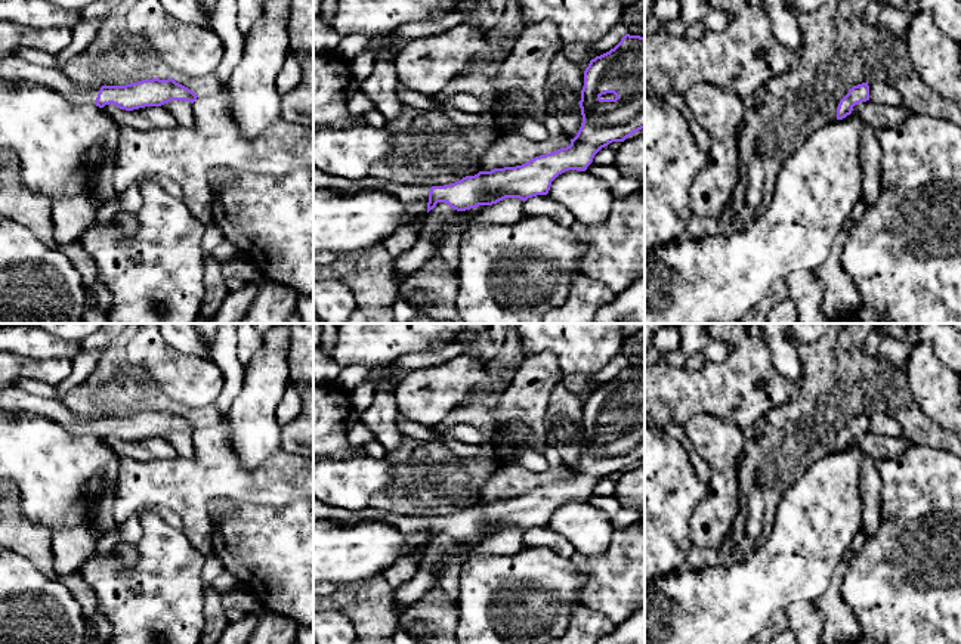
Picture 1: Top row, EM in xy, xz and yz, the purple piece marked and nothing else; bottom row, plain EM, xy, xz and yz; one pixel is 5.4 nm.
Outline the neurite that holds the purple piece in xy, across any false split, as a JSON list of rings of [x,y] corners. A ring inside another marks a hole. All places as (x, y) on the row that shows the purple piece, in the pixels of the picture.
[[[15,56],[0,59],[0,78],[7,80],[13,86],[24,83],[43,86],[59,93],[69,103],[95,103],[99,108],[112,103],[126,111],[161,106],[170,100],[194,103],[198,97],[192,90],[173,78],[152,78],[126,86],[98,87],[69,80],[62,68],[38,66]]]

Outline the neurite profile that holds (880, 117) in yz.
[[[871,100],[855,105],[852,114],[875,131],[896,127],[912,115],[908,106],[887,106]]]

